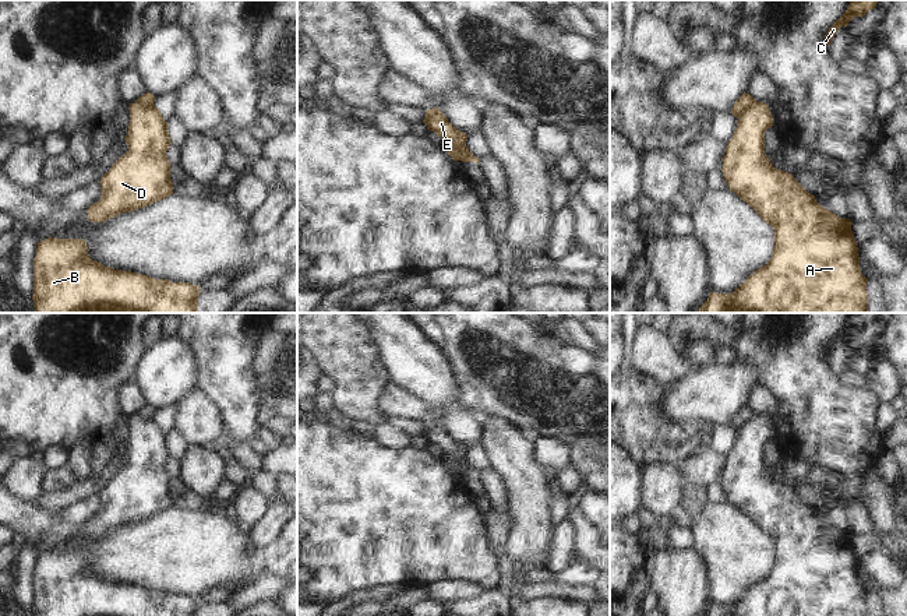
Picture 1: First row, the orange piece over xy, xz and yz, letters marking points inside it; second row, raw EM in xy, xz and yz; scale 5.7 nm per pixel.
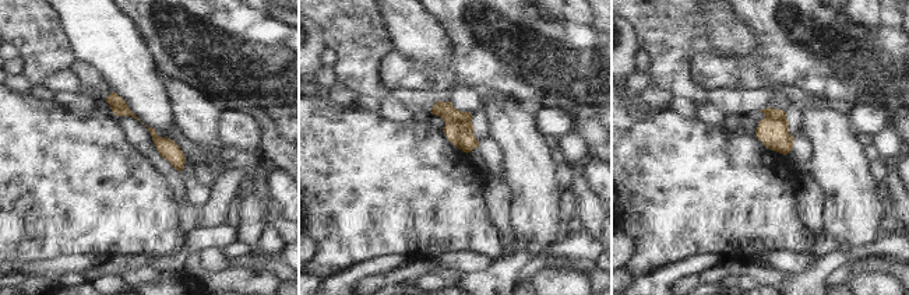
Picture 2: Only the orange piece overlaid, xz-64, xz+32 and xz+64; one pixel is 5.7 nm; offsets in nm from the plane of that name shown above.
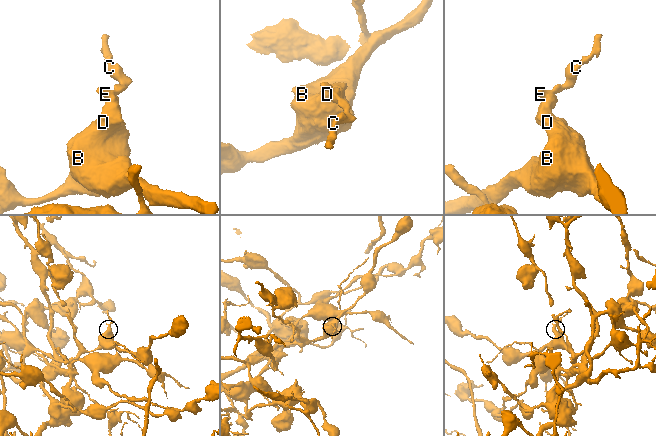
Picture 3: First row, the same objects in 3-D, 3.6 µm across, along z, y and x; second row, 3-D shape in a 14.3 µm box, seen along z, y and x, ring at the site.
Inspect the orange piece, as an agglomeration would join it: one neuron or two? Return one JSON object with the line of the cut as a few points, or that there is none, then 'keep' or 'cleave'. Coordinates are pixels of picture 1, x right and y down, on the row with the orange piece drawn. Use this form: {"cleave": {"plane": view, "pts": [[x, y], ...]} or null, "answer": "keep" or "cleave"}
{"cleave": {"plane": "xz", "pts": [[444, 140], [466, 150]]}, "answer": "cleave"}

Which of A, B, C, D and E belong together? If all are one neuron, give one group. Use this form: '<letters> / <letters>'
A B D / C E

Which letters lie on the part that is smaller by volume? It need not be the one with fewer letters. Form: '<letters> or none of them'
C, E

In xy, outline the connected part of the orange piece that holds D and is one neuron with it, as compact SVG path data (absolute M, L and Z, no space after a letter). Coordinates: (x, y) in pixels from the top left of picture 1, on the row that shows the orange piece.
M130 103L130 123L126 142L128 151L119 156L107 173L100 179L102 197L88 211L91 222L105 222L113 217L148 207L173 194L170 163L166 151L172 144L167 122L163 120L156 106Z

